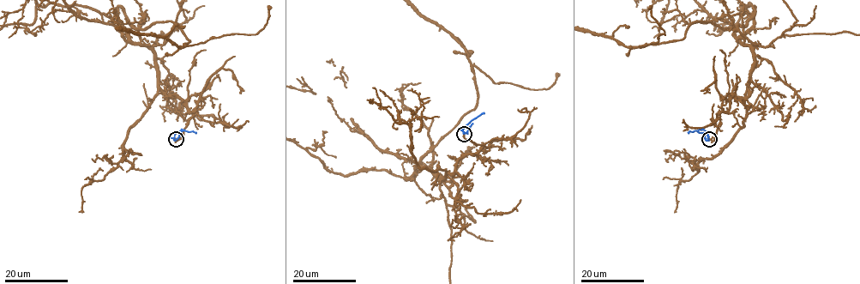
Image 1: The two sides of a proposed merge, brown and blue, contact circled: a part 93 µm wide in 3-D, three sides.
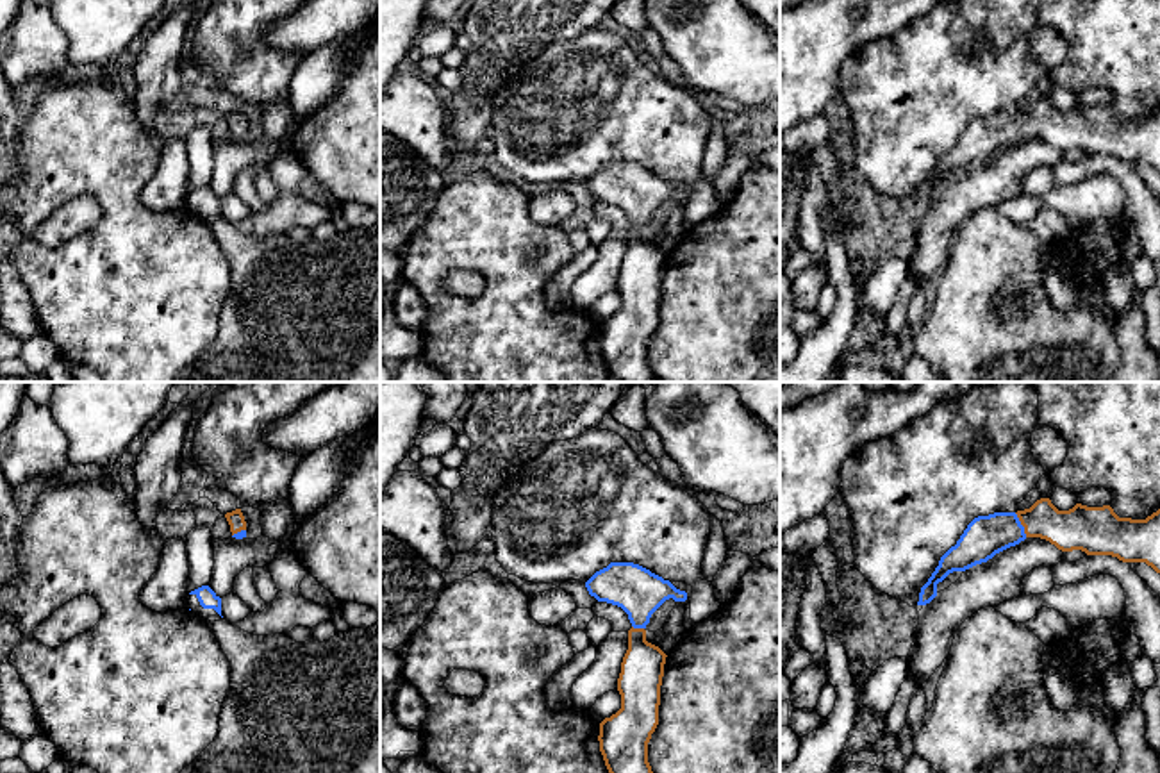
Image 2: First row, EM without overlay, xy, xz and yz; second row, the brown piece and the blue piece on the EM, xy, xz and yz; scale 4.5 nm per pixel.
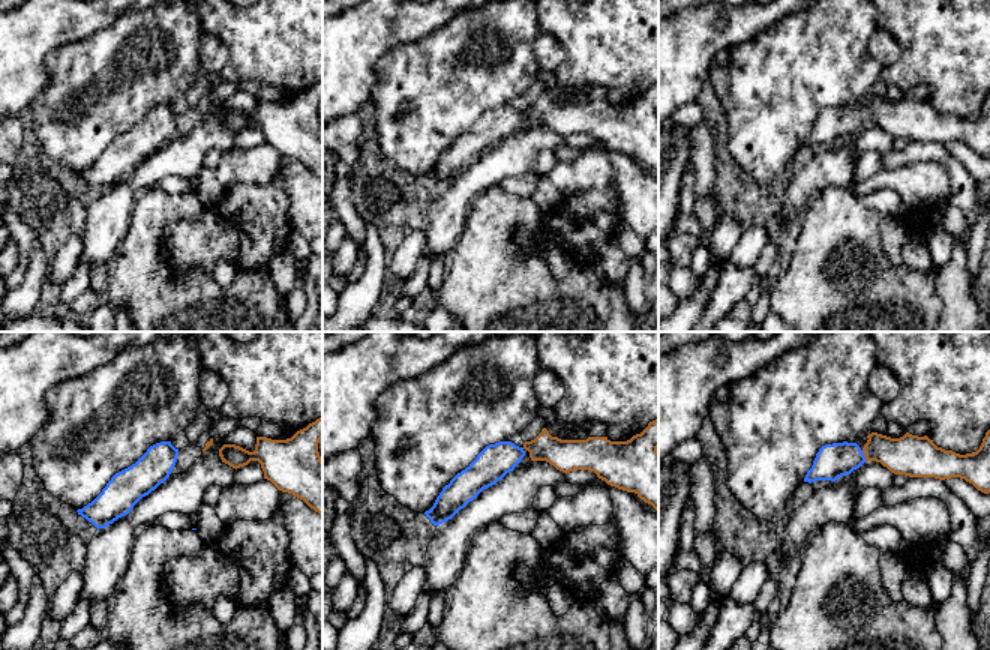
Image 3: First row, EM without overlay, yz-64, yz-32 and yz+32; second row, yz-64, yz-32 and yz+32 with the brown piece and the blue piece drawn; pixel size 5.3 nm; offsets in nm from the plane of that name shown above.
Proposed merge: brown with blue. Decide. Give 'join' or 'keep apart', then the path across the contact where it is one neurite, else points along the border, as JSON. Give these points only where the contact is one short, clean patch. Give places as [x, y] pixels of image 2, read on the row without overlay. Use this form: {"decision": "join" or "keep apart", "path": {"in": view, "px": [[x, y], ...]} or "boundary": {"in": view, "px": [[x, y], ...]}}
{"decision": "join", "path": {"in": "yz", "px": [[1077, 129], [1021, 124], [986, 136]]}}

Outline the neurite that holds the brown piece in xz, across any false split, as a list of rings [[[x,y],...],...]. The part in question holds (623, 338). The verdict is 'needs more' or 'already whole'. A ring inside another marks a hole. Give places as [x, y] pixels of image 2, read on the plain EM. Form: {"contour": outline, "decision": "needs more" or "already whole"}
{"contour": [[[610,162],[585,187],[598,202],[621,207],[632,223],[617,278],[621,309],[600,323],[600,352],[610,377],[621,382],[651,382],[648,343],[659,325],[667,255],[646,241],[644,229],[666,200],[685,202],[687,193],[634,162]]], "decision": "needs more"}

